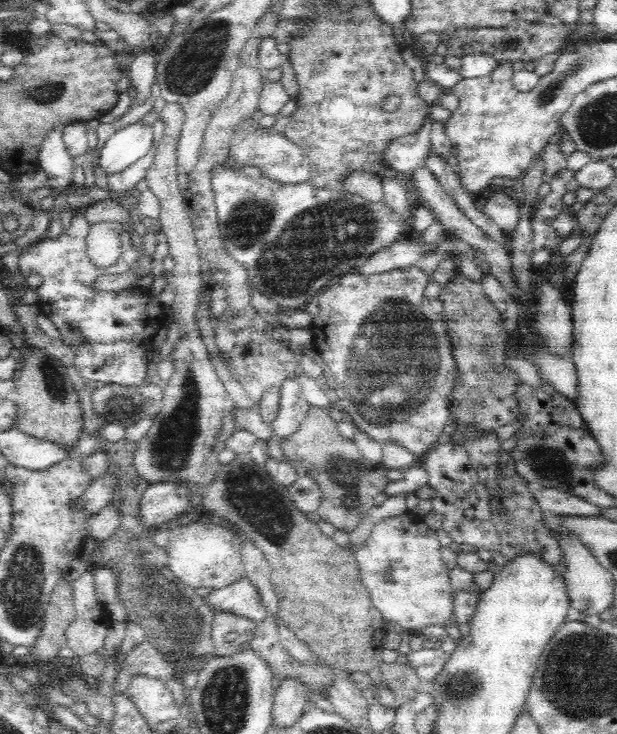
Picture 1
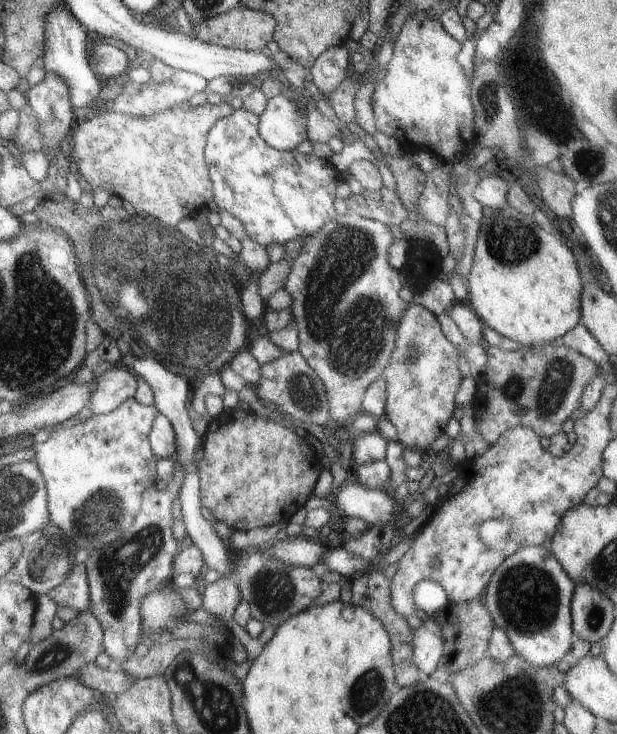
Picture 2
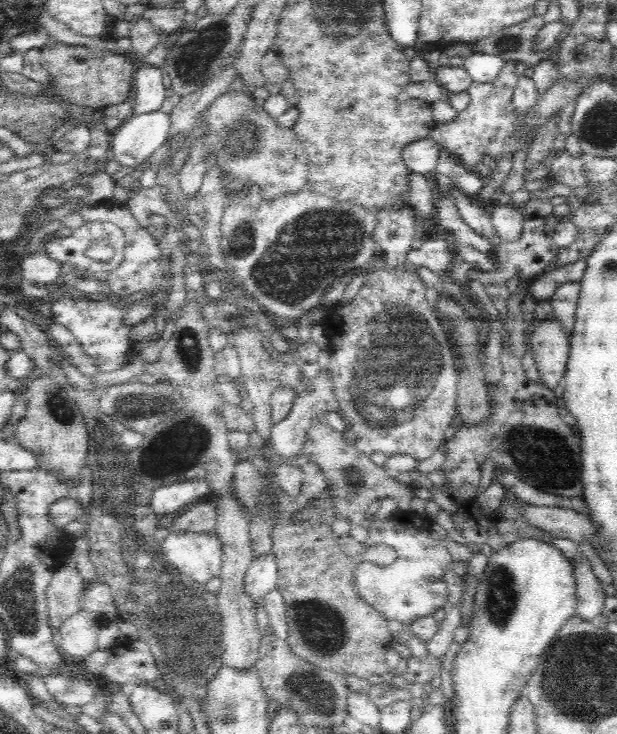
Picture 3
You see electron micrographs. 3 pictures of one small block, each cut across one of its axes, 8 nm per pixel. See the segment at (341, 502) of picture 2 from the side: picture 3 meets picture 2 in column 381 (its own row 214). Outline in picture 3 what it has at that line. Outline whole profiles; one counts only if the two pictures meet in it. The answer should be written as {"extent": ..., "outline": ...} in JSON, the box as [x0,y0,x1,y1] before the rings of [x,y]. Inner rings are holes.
{"extent":[488,204,522,243],"outline":[[[493,204],[488,211],[495,228],[496,243],[516,242],[522,238],[522,209],[512,204]]]}

